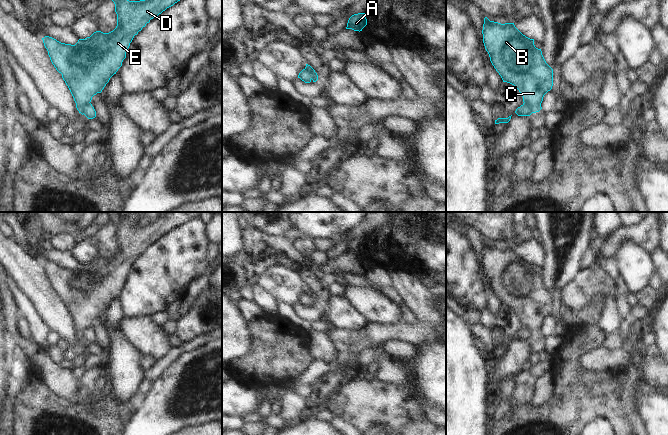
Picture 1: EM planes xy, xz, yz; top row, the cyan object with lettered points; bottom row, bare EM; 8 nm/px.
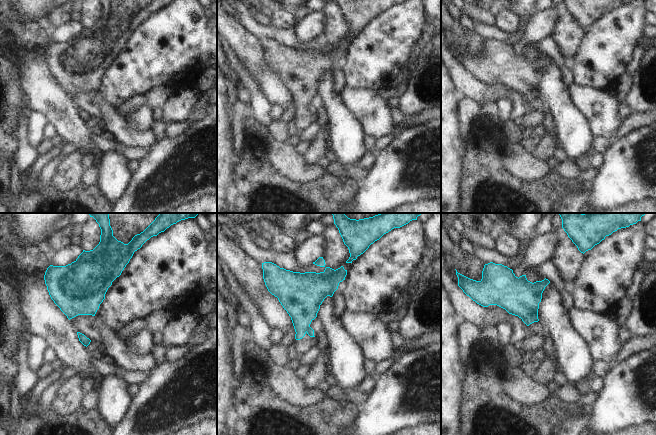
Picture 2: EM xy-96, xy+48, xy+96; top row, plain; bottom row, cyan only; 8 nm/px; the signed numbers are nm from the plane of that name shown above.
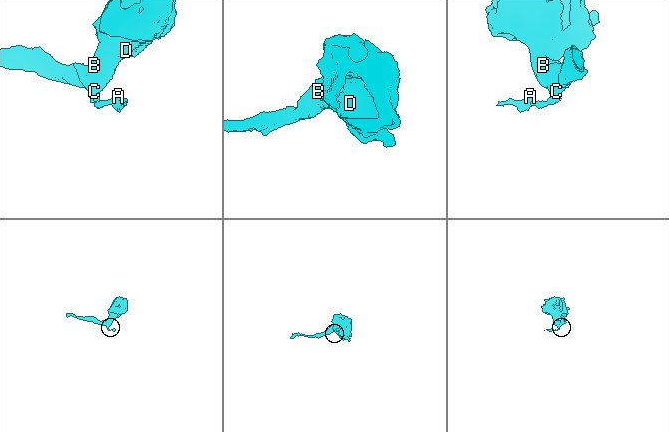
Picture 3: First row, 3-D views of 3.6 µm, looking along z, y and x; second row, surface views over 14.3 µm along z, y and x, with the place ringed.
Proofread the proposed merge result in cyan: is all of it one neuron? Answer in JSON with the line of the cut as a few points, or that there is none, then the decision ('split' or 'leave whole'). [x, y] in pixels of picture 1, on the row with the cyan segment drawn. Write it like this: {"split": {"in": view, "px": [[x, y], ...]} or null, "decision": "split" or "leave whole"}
{"split": {"in": "xy", "px": [[89, 102], [83, 106], [82, 113]]}, "decision": "split"}

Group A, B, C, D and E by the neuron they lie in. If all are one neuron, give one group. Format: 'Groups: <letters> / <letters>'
Groups: A / B C D E.

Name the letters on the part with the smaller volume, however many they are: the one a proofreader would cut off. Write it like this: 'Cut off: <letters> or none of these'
Cut off: A.

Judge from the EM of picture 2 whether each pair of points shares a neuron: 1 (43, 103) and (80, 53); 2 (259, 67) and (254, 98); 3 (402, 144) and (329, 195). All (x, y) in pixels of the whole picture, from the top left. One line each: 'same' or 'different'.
1: different
2: different
3: different

